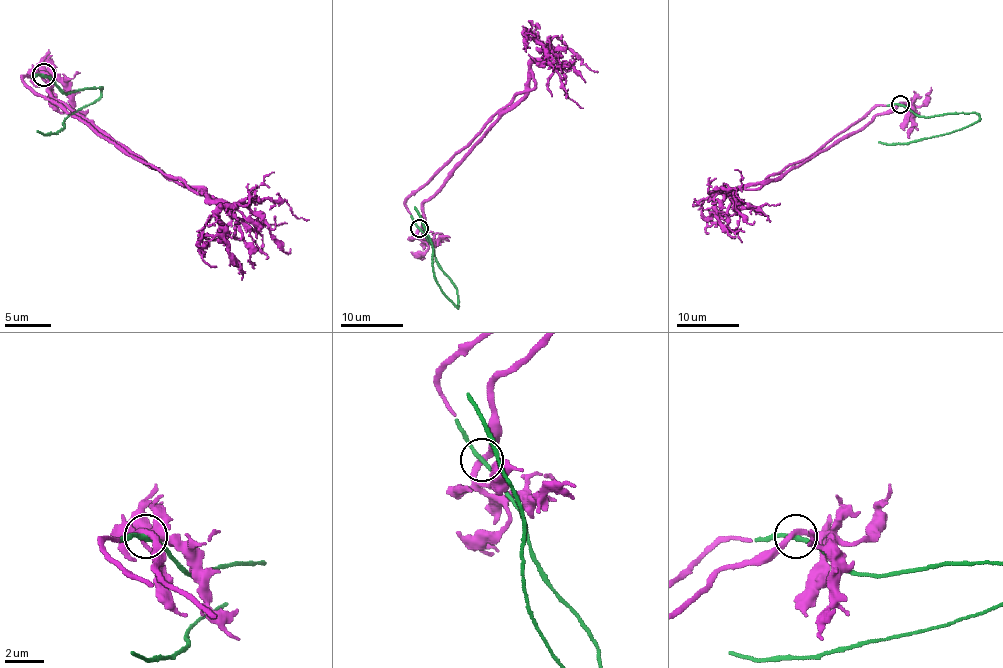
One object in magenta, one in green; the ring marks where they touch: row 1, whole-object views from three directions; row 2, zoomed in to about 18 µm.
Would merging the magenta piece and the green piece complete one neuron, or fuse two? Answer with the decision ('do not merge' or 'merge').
merge

